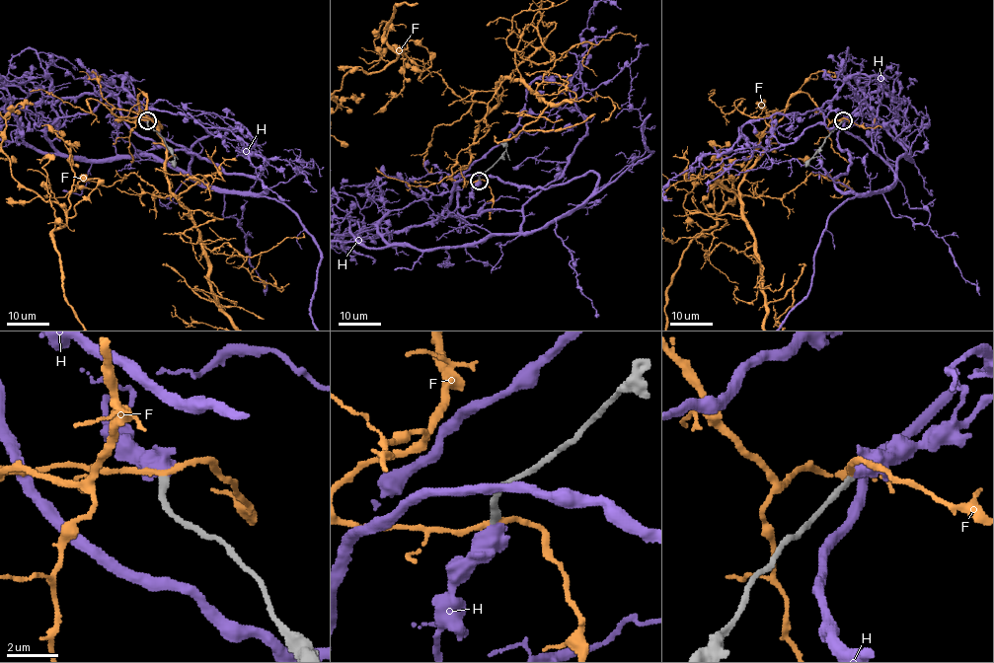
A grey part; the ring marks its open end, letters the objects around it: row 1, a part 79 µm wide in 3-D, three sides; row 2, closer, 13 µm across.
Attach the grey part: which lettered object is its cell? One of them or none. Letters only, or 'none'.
H

